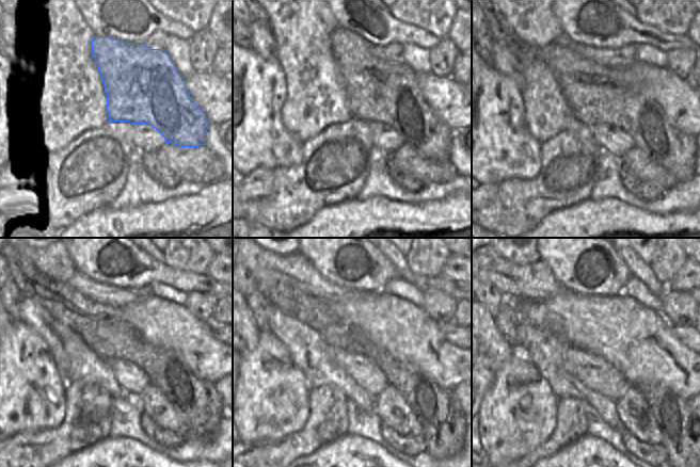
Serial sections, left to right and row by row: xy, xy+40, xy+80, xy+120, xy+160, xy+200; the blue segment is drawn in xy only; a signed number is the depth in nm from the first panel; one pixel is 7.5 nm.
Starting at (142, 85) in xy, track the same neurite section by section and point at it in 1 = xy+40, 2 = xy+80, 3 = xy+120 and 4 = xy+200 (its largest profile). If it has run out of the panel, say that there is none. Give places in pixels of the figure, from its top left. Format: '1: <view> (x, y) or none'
1: xy+40 (386, 91)
2: xy+80 (592, 99)
3: xy+120 (197, 403)
4: xy+200 (688, 443)

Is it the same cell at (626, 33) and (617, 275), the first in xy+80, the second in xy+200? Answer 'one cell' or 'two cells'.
one cell

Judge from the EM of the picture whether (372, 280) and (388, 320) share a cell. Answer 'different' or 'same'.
different

